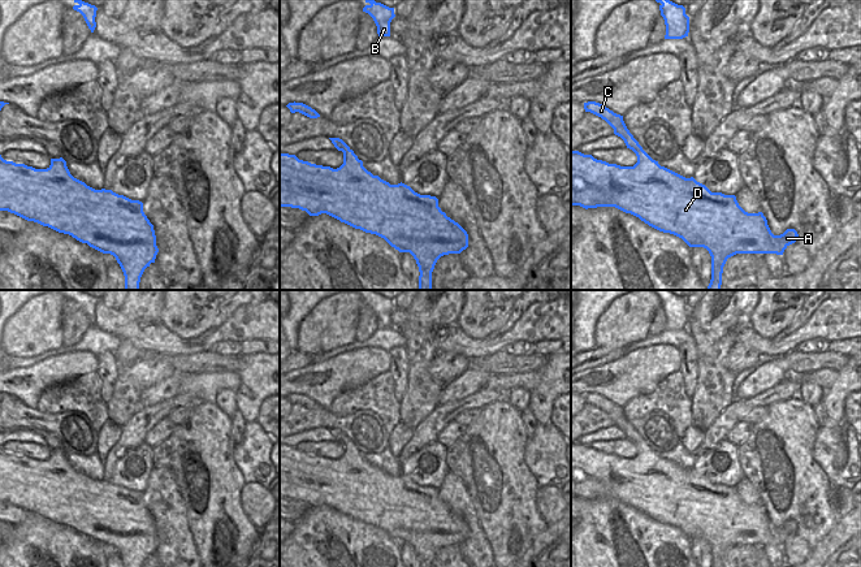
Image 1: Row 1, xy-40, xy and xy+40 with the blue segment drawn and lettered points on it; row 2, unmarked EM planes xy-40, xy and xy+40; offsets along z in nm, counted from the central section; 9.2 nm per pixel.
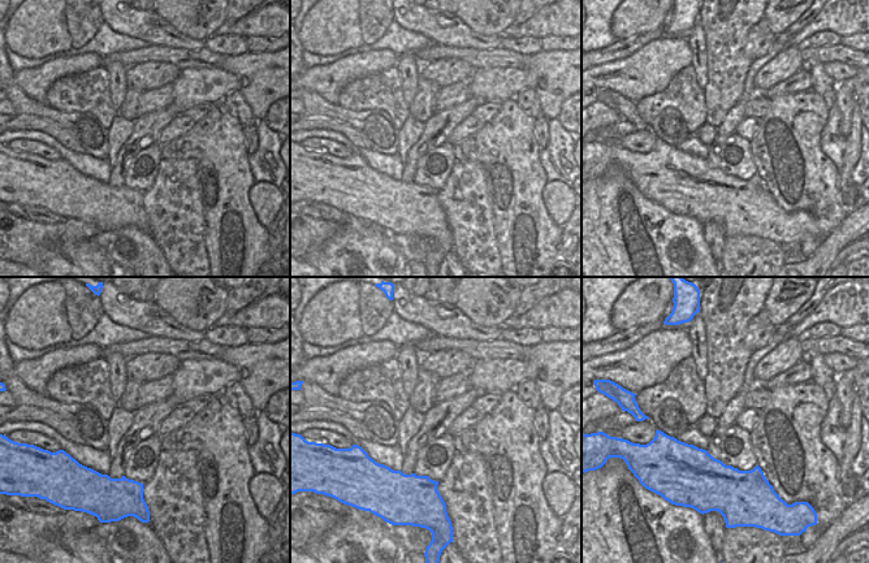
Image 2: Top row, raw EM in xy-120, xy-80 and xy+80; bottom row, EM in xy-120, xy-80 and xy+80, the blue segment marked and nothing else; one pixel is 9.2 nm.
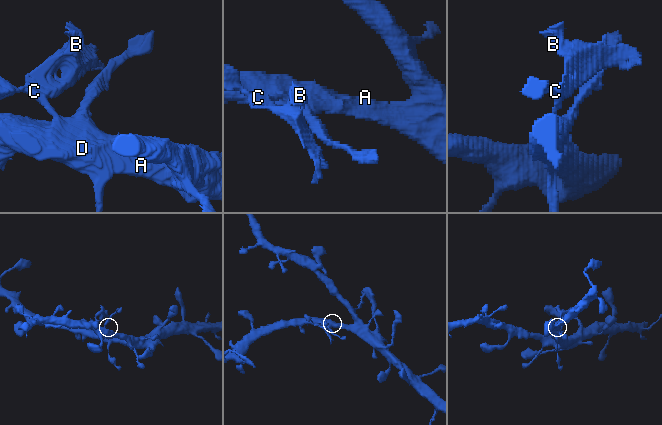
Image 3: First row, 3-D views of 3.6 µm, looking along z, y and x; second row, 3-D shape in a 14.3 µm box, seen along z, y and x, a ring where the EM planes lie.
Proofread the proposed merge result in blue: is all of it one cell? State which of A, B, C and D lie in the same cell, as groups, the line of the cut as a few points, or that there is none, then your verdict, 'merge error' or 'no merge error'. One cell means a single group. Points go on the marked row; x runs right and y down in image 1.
groups A D / B C; cut xy+40 (641, 148), (634, 151); merge error

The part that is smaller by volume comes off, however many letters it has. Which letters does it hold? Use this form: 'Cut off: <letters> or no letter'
Cut off: B, C

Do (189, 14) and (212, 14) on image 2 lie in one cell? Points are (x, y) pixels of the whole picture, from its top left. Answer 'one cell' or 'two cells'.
one cell

